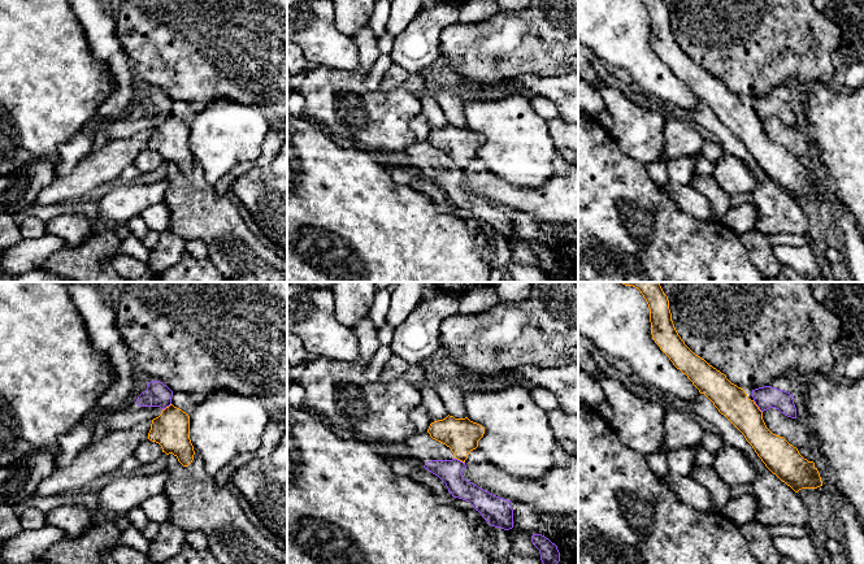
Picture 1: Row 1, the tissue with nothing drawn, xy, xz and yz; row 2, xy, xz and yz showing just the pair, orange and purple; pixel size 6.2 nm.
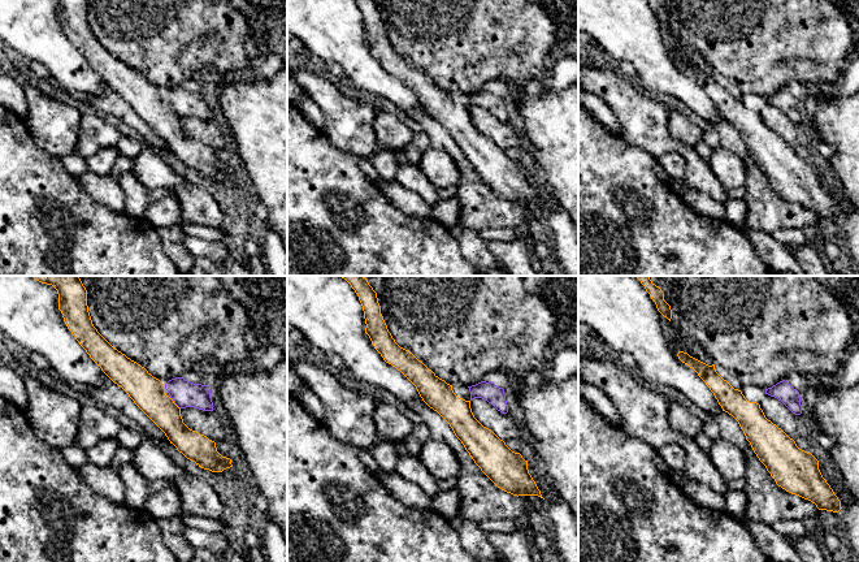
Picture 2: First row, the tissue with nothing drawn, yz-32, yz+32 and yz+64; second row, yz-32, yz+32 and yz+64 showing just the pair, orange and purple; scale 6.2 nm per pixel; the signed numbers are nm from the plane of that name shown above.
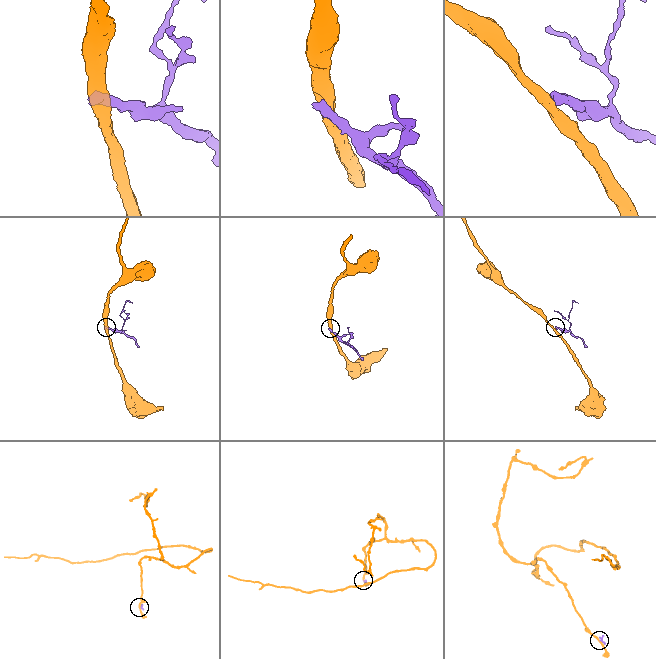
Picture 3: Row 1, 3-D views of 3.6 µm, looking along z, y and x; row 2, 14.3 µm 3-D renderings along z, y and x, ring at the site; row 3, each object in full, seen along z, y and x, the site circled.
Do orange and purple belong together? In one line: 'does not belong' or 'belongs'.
does not belong

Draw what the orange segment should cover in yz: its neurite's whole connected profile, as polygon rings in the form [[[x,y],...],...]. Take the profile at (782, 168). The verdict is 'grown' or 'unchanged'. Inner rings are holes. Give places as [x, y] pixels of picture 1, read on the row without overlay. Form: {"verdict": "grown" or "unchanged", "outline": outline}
{"verdict": "unchanged", "outline": [[[641,0],[650,17],[651,43],[655,52],[669,66],[673,74],[680,78],[692,94],[704,103],[713,114],[724,123],[752,155],[765,175],[795,201],[802,198],[817,198],[822,190],[813,170],[804,168],[796,156],[783,146],[773,143],[763,129],[763,121],[751,109],[746,100],[731,92],[724,82],[709,74],[704,68],[695,64],[678,44],[672,30],[669,9],[664,0]]]}

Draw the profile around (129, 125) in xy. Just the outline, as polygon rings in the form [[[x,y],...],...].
[[[160,90],[144,92],[123,117],[104,123],[108,140],[133,136],[159,126],[172,113],[172,105],[173,100]]]

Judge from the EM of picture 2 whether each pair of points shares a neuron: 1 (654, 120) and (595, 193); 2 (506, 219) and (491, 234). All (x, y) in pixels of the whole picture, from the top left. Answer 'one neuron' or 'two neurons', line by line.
1: two neurons
2: two neurons

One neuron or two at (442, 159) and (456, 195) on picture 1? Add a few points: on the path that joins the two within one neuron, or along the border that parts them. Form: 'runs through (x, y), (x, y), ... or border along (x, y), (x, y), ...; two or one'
runs through (441, 168), (452, 186); one

